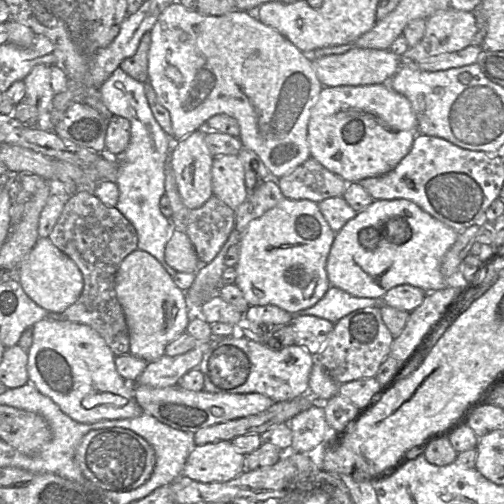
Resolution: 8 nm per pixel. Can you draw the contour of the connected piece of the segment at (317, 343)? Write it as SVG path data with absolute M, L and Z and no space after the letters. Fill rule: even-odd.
M294 315L291 325L294 330L294 345L303 347L312 355L322 349L334 328L332 322L312 315Z

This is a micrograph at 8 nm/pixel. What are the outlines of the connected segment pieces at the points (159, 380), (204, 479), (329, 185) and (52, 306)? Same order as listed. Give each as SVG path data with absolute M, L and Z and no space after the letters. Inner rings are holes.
M210 340L198 341L195 348L182 355L170 357L165 354L148 363L136 383L153 388L175 386L183 375L198 368L209 347Z
M231 441L198 445L188 456L182 475L201 483L229 481L244 471L245 456L233 447Z
M312 157L279 178L279 187L285 198L307 199L315 203L343 196L347 184L340 176L329 171Z
M38 238L29 255L22 262L18 276L26 295L50 313L63 312L79 298L83 276L77 265L48 238Z

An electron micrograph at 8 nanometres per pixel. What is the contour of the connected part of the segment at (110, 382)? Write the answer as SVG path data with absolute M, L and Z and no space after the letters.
M46 317L33 325L33 341L28 350L27 364L29 382L50 397L65 414L80 423L138 417L143 410L134 397L133 383L127 382L117 372L115 357L105 340L90 326Z

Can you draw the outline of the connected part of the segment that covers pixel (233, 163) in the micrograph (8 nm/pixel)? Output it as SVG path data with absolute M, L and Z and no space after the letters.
M238 155L214 156L212 162L213 194L233 210L247 197L244 167Z

